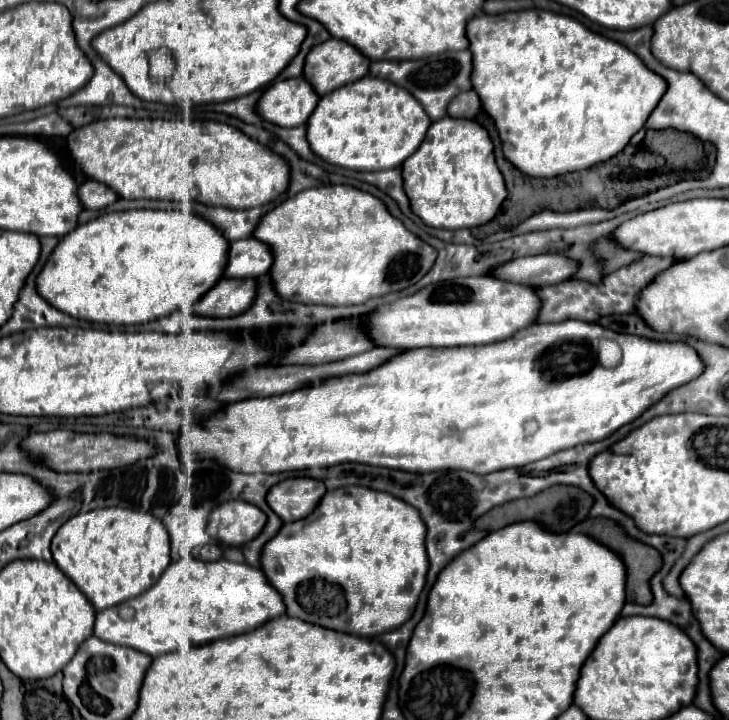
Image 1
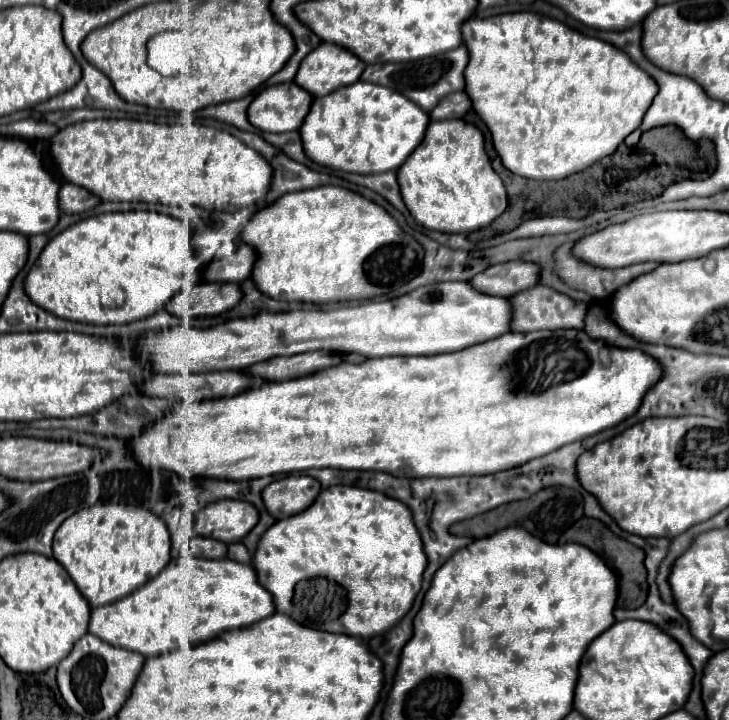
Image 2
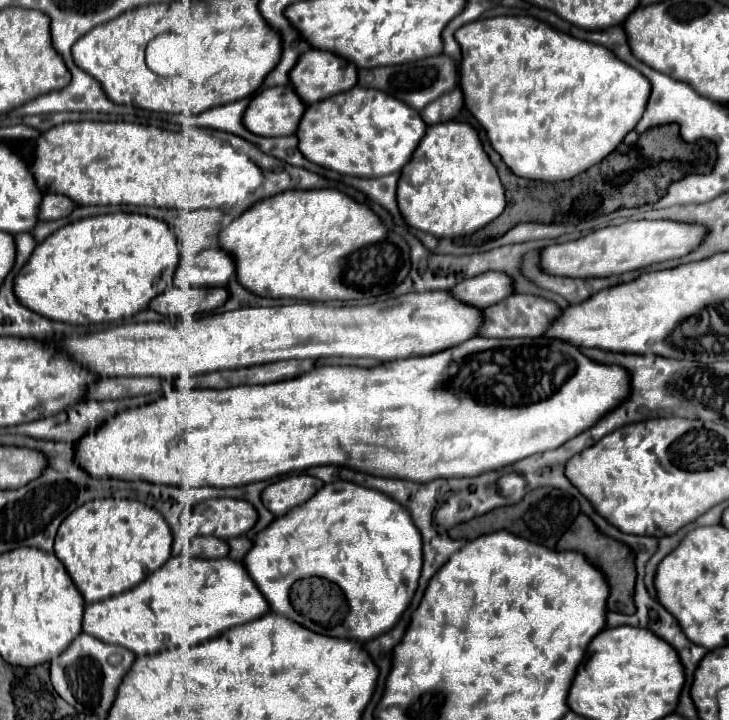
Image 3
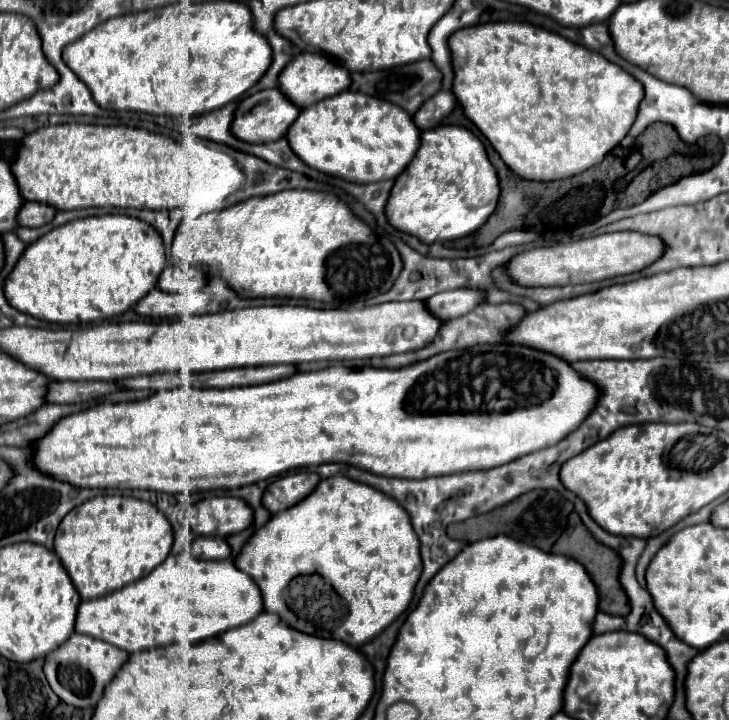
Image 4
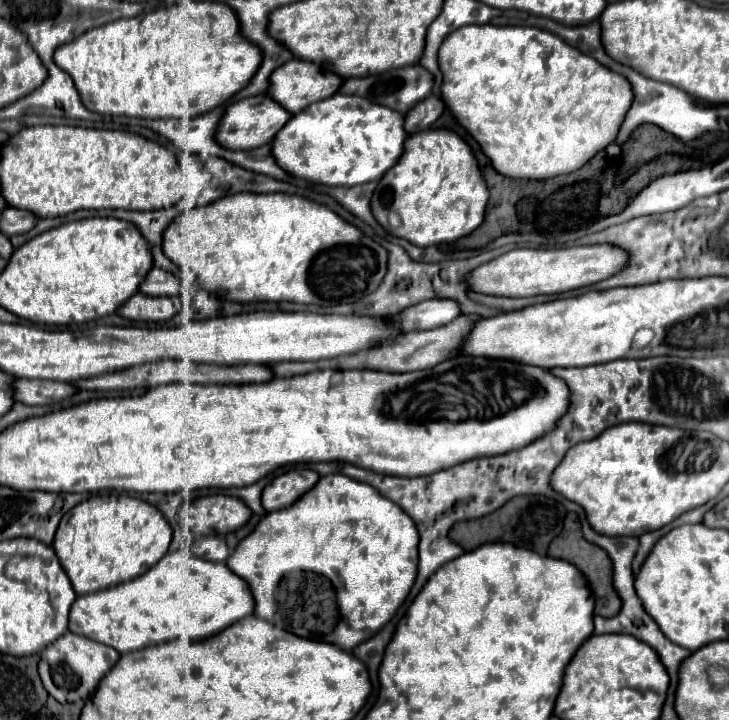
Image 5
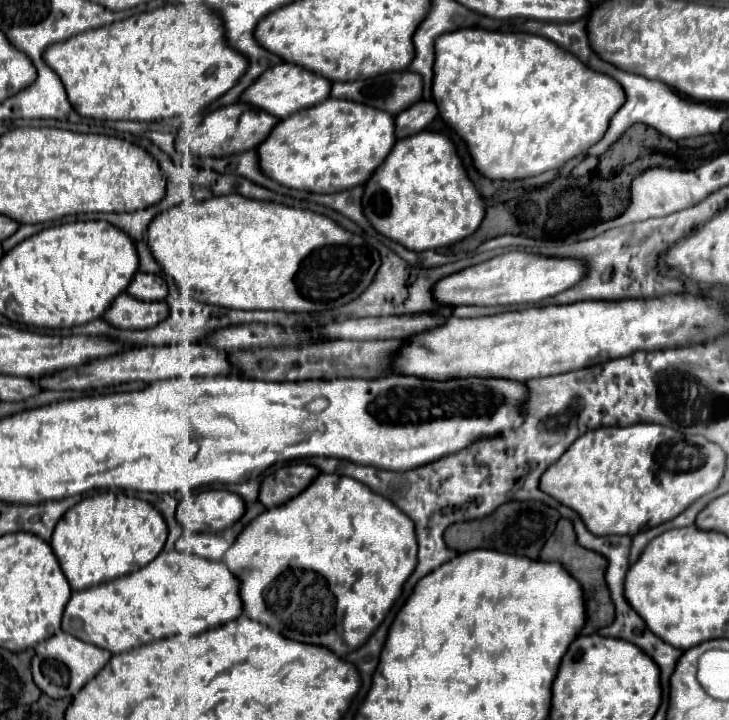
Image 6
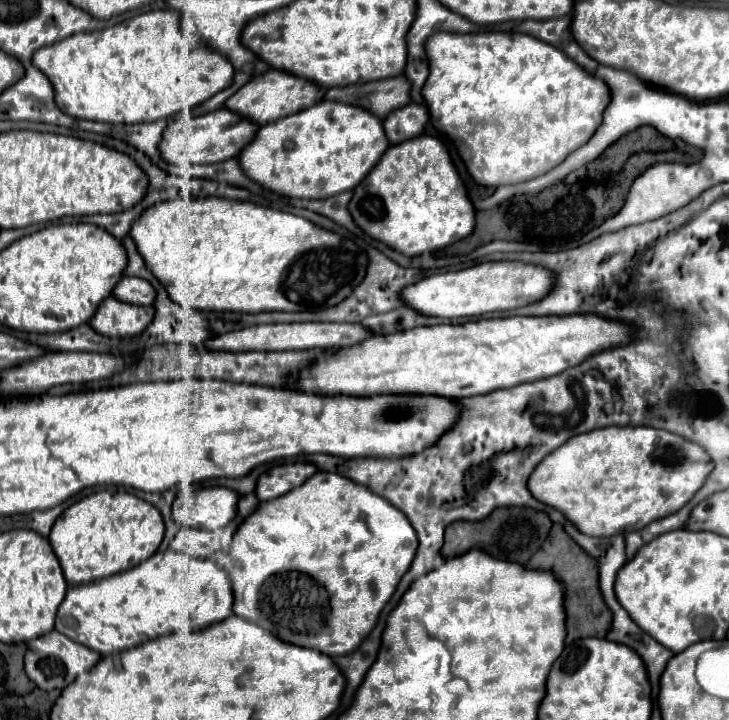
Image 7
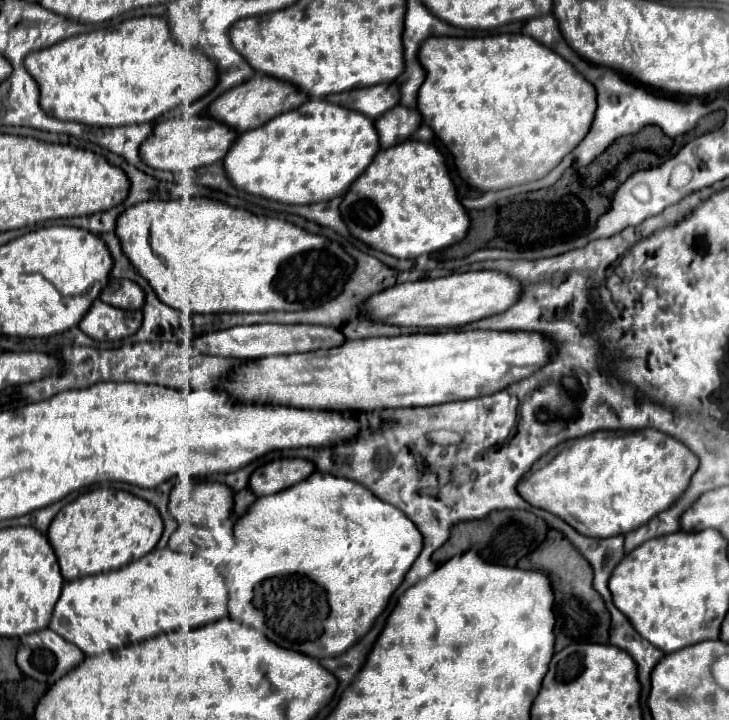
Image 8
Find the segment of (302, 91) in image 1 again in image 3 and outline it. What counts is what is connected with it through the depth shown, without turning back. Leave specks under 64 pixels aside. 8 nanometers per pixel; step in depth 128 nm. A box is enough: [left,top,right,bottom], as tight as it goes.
[244,86,306,136]

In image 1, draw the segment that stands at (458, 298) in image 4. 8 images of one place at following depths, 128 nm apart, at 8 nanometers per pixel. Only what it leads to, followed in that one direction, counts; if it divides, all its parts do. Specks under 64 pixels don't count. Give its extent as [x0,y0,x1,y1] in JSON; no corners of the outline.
[490,254,578,286]

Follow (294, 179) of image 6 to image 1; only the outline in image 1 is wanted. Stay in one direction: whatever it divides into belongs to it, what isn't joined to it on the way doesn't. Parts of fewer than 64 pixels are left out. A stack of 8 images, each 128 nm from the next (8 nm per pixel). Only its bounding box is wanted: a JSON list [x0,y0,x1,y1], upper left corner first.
[306,78,430,170]

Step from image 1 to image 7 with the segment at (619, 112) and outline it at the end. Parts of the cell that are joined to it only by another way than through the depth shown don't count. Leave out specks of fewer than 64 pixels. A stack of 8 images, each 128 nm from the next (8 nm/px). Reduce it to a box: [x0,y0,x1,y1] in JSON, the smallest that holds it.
[422,32,610,186]

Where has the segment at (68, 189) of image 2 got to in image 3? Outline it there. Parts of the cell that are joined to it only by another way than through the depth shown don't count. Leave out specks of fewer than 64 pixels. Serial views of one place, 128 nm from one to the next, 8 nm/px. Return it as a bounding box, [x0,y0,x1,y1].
[40,194,76,220]

